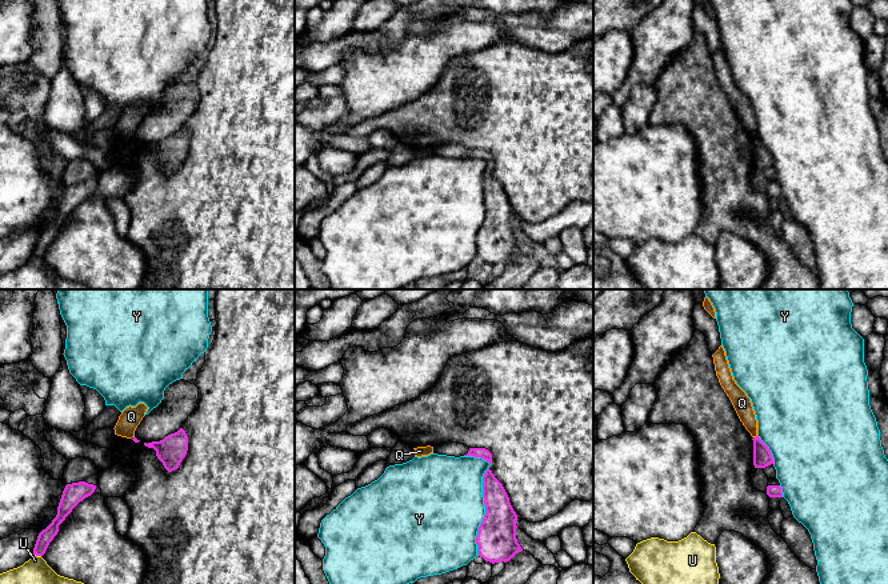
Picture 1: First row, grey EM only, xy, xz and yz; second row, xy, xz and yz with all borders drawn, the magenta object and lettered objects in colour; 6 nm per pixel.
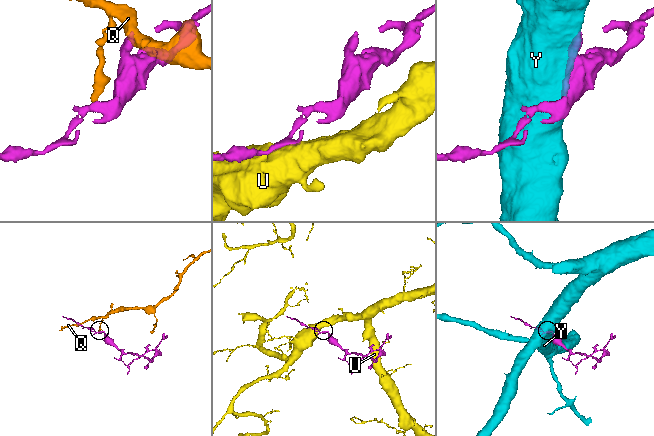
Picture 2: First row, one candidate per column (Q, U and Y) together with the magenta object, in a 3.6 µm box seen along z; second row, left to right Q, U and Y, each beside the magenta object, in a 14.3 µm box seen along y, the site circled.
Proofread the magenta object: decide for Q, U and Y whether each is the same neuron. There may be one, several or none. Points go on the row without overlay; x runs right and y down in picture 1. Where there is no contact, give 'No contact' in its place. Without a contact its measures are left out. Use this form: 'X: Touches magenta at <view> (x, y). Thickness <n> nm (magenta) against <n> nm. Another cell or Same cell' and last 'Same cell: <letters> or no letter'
Q: Touches magenta at yz (756, 138). Thickness 110 nm (magenta) against 110 nm. Another cell
U: Touches magenta at xy (38, 256). Thickness 90 nm (magenta) against 300 nm. Another cell
Y: Touches magenta at xz (486, 212). Thickness 240 nm (magenta) against 480 nm. Another cell
Same cell: no letter

